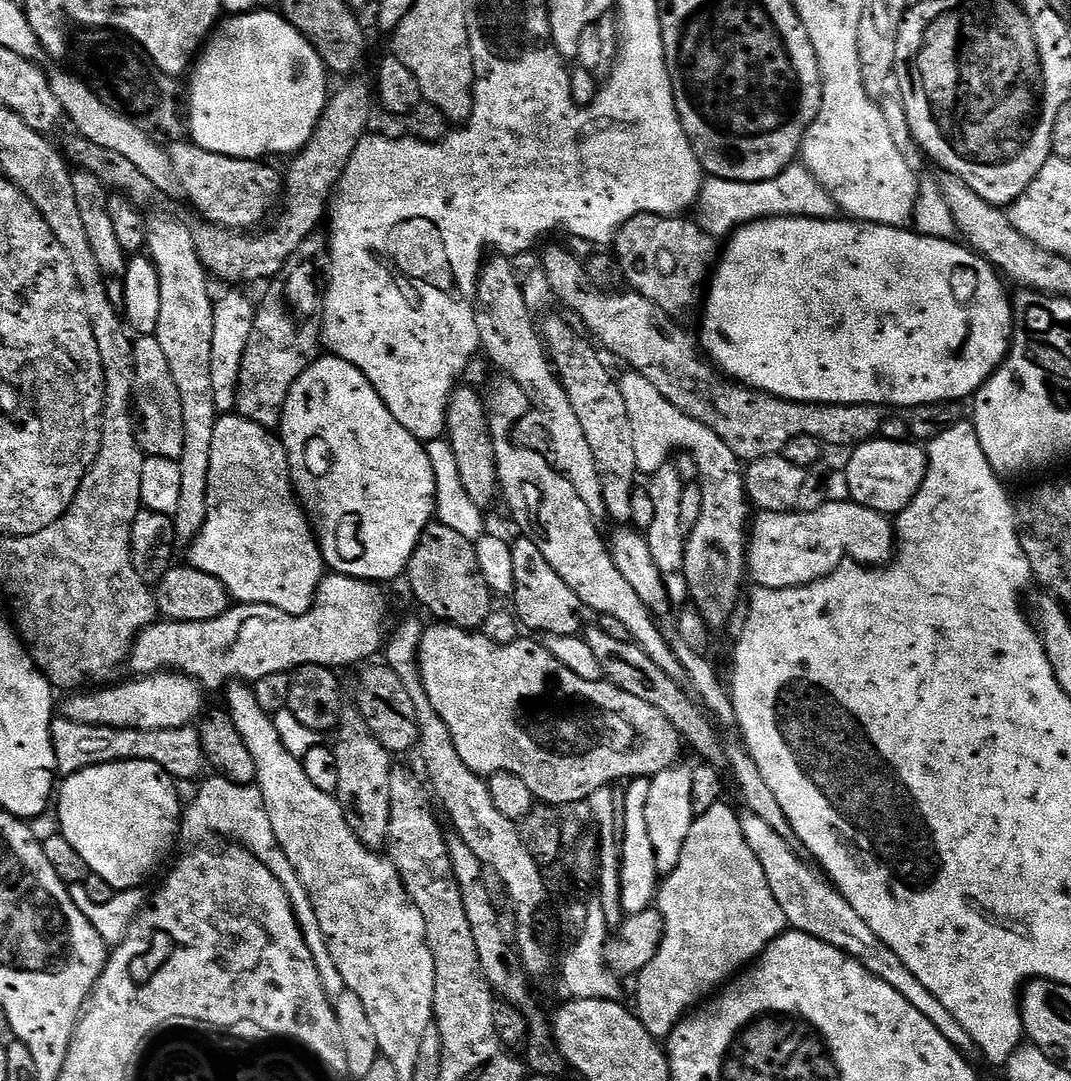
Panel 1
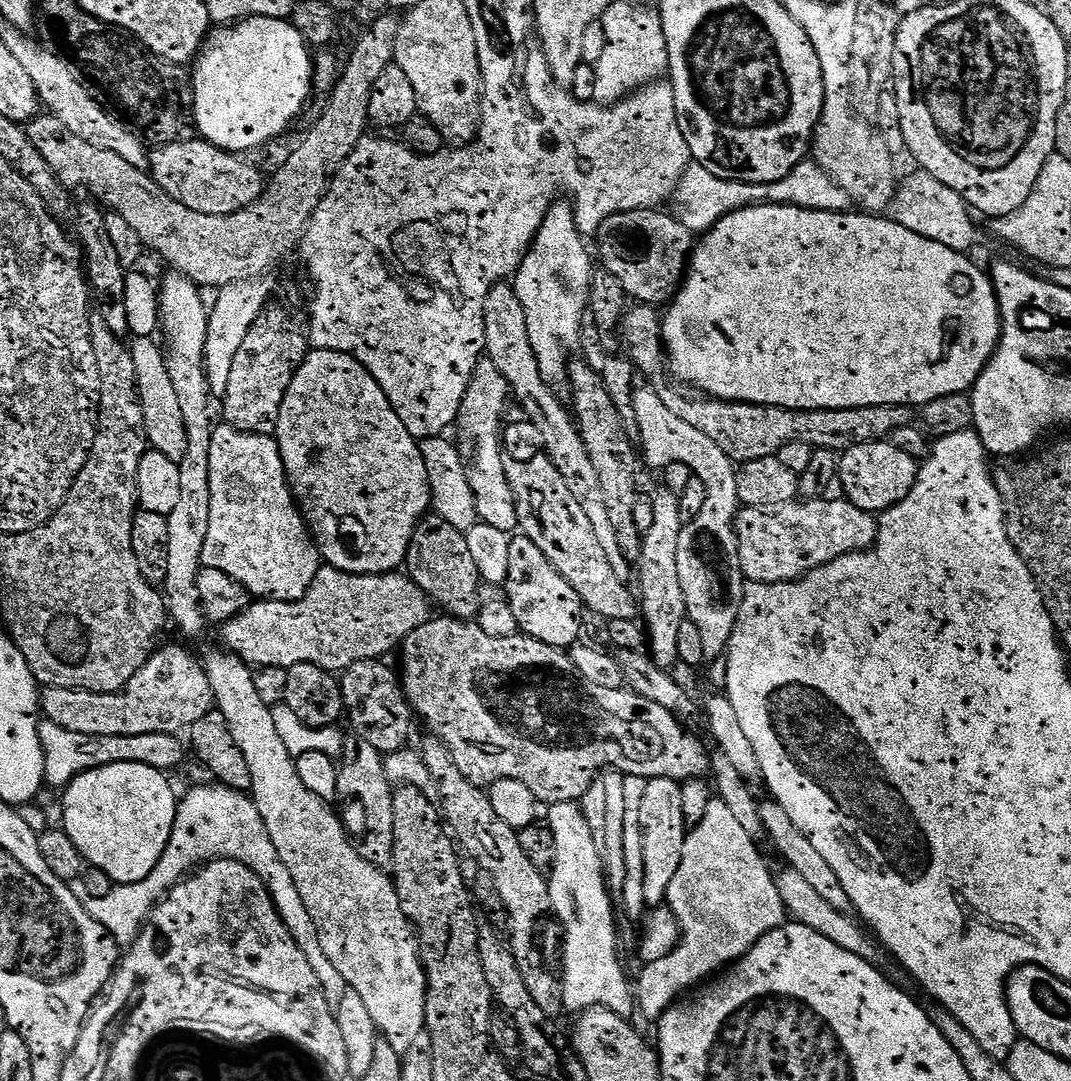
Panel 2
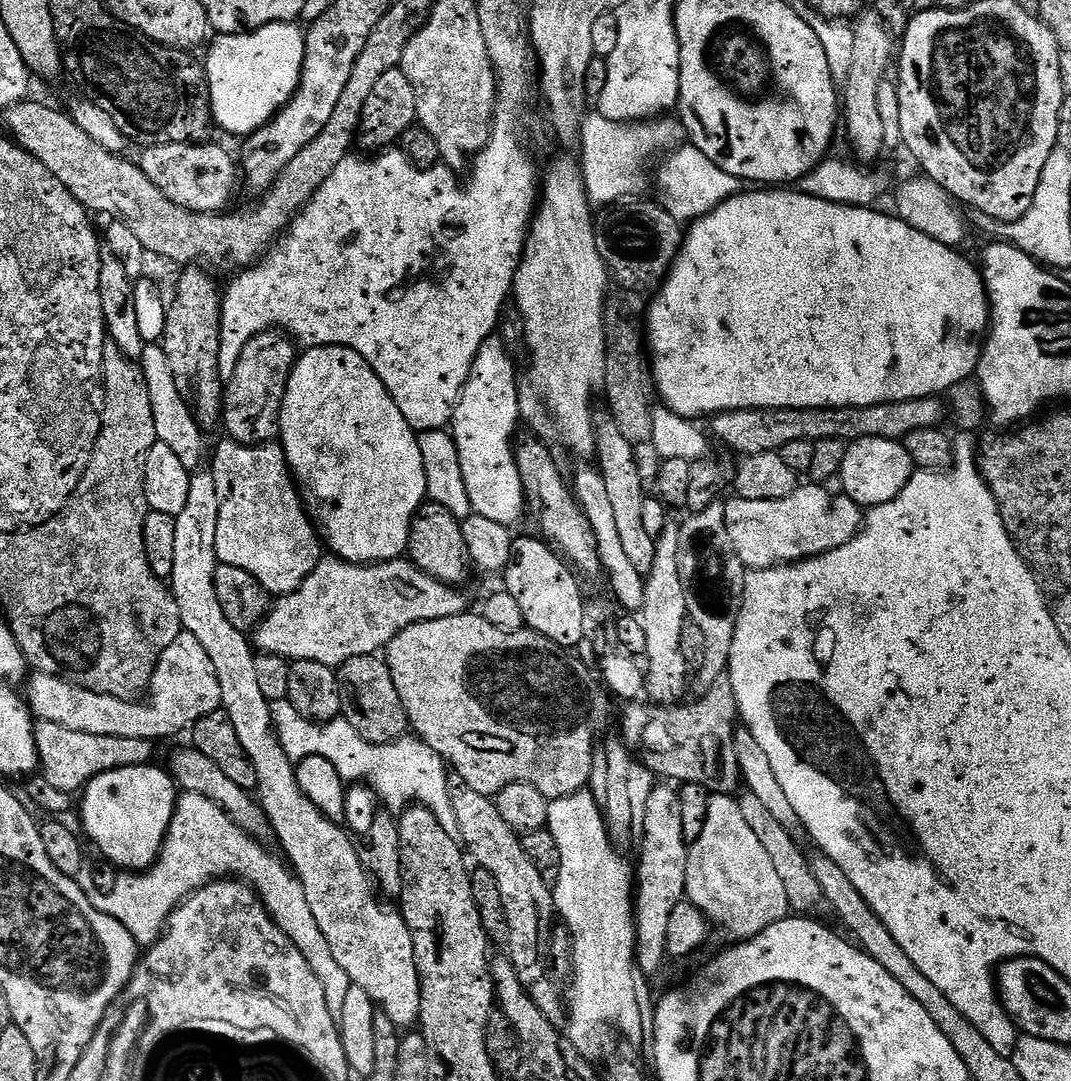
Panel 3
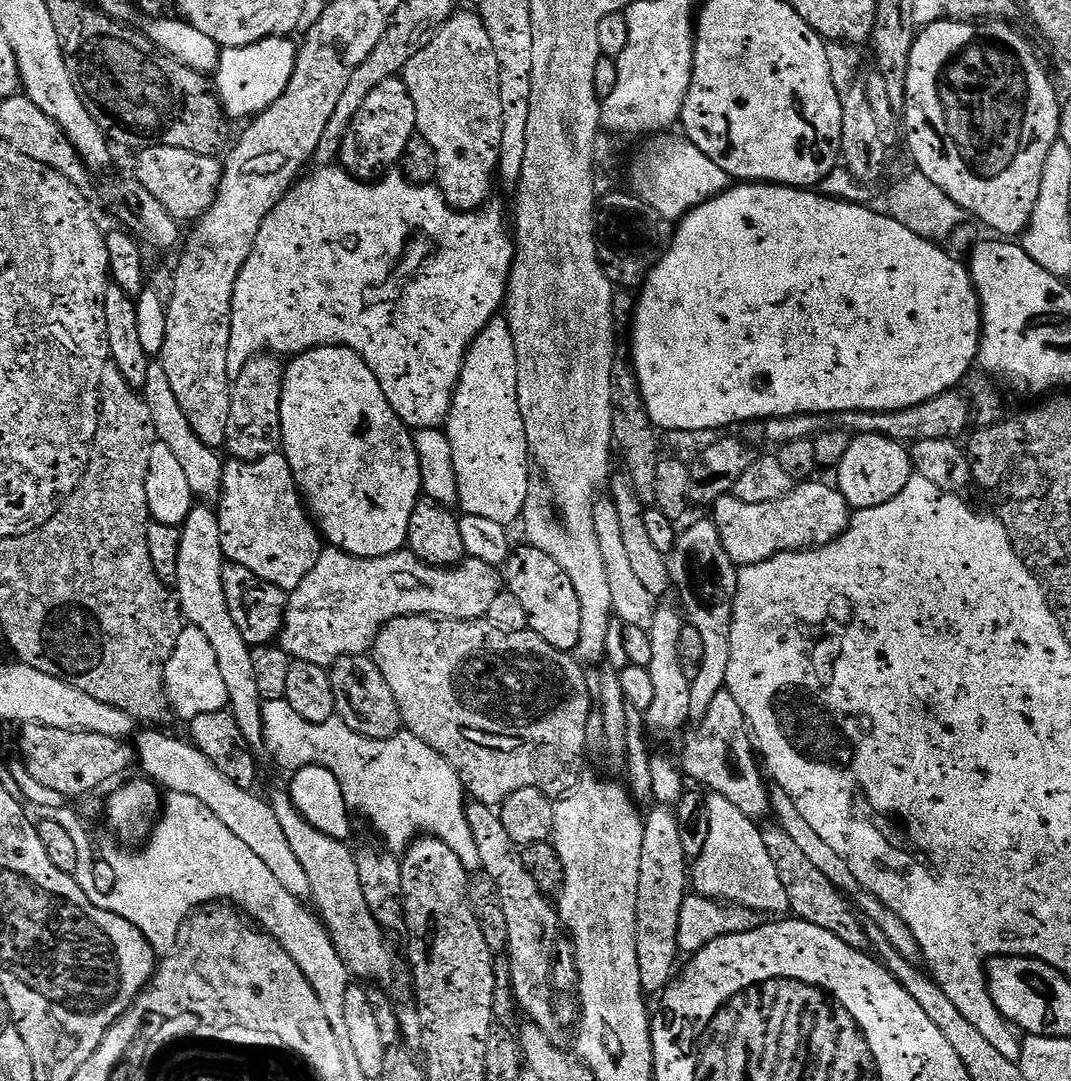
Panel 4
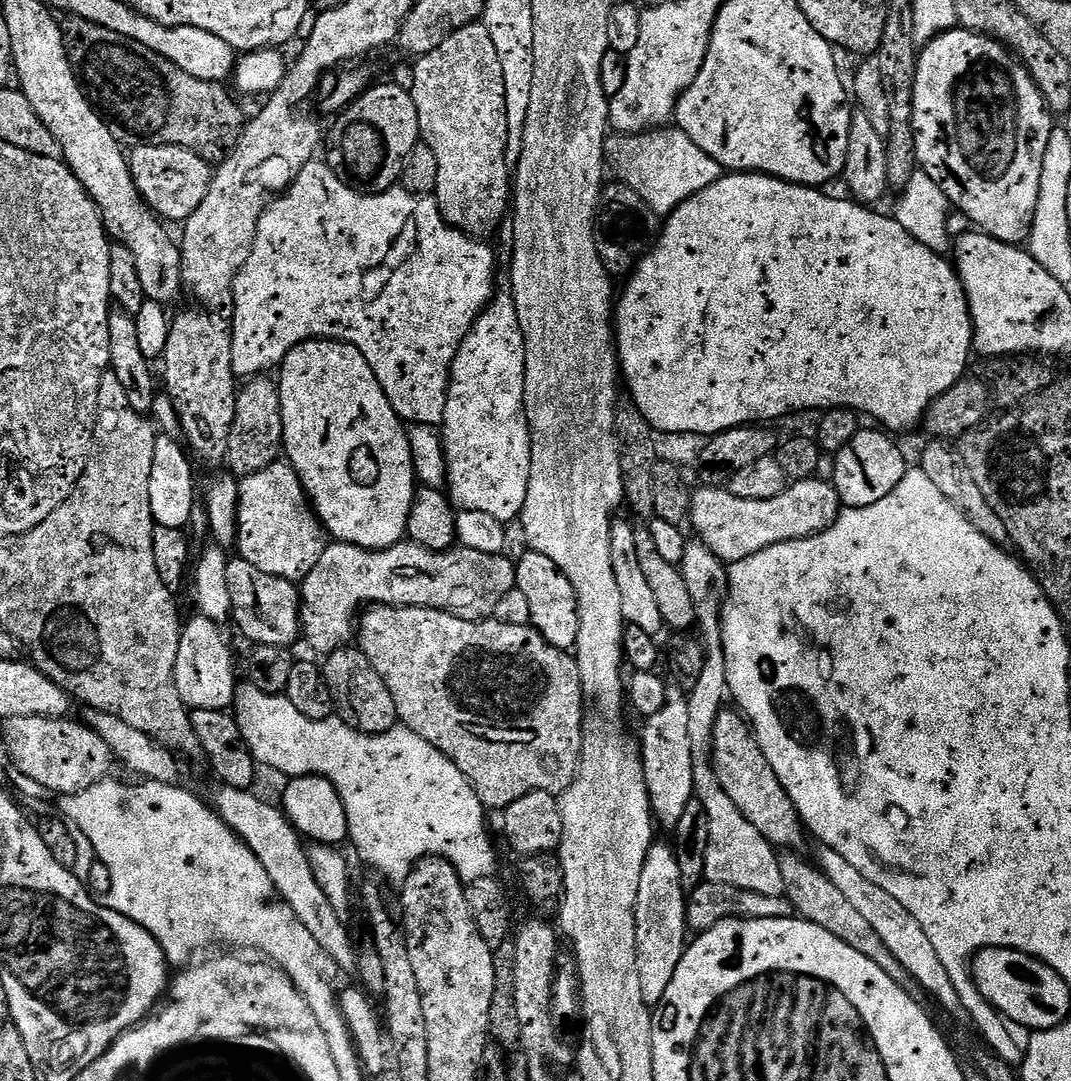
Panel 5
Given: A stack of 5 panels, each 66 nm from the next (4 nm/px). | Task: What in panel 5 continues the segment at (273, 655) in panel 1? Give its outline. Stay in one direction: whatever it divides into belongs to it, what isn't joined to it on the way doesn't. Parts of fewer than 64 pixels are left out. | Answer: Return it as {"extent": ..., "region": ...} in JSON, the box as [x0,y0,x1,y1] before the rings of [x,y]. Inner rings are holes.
{"extent":[299,542,516,654],"region":[[[411,542],[377,549],[329,543],[322,558],[318,558],[318,566],[314,566],[299,585],[303,643],[308,643],[319,654],[351,645],[354,625],[362,609],[377,604],[392,604],[395,608],[439,608],[463,620],[495,617],[498,601],[516,586],[516,565],[506,557],[482,554],[482,550],[463,546],[435,552]]]}

